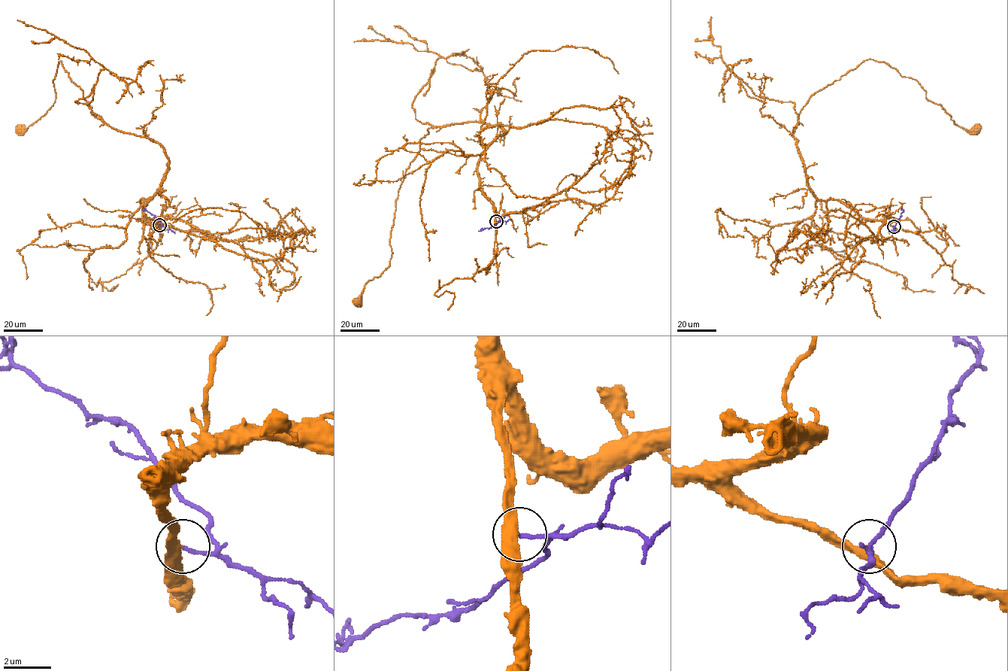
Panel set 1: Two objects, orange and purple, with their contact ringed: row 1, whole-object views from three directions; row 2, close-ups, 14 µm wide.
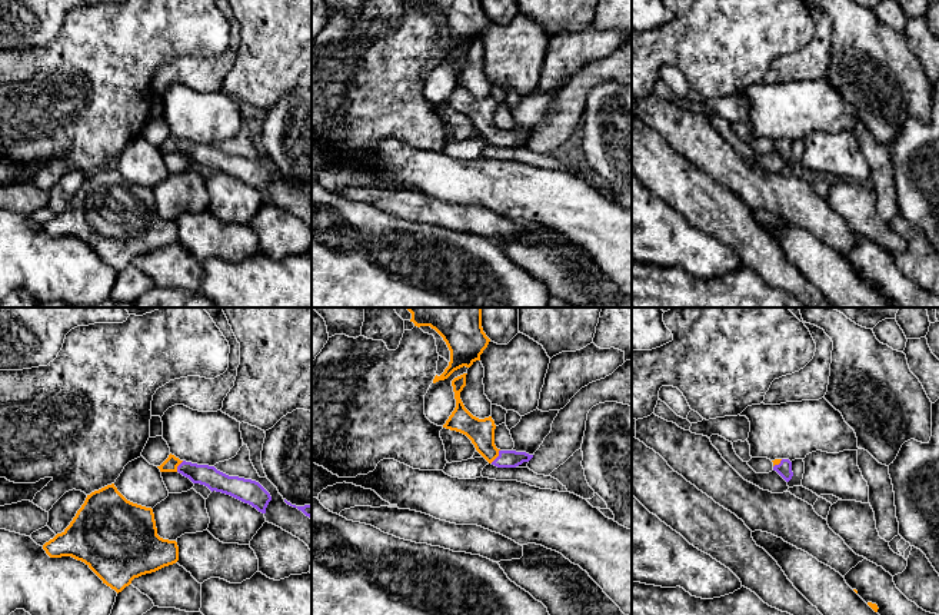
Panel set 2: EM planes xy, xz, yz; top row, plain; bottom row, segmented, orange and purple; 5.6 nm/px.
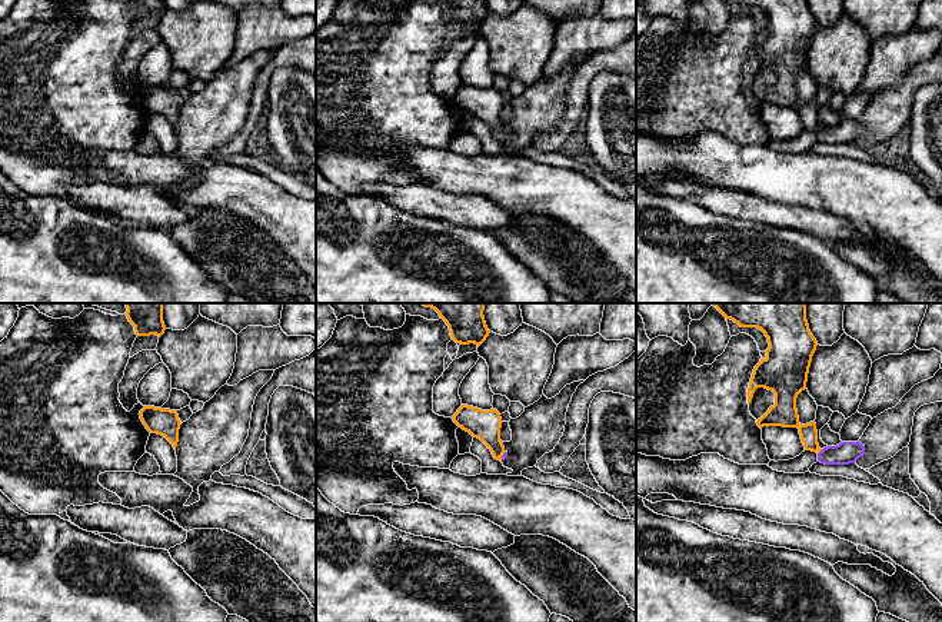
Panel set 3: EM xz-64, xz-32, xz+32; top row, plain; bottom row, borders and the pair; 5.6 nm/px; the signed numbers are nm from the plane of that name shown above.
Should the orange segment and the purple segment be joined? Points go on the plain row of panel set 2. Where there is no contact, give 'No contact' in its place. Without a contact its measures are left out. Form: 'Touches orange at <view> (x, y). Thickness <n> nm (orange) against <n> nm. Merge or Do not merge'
Touches orange at xz (496, 136). Thickness 150 nm (orange) against 100 nm. Merge

